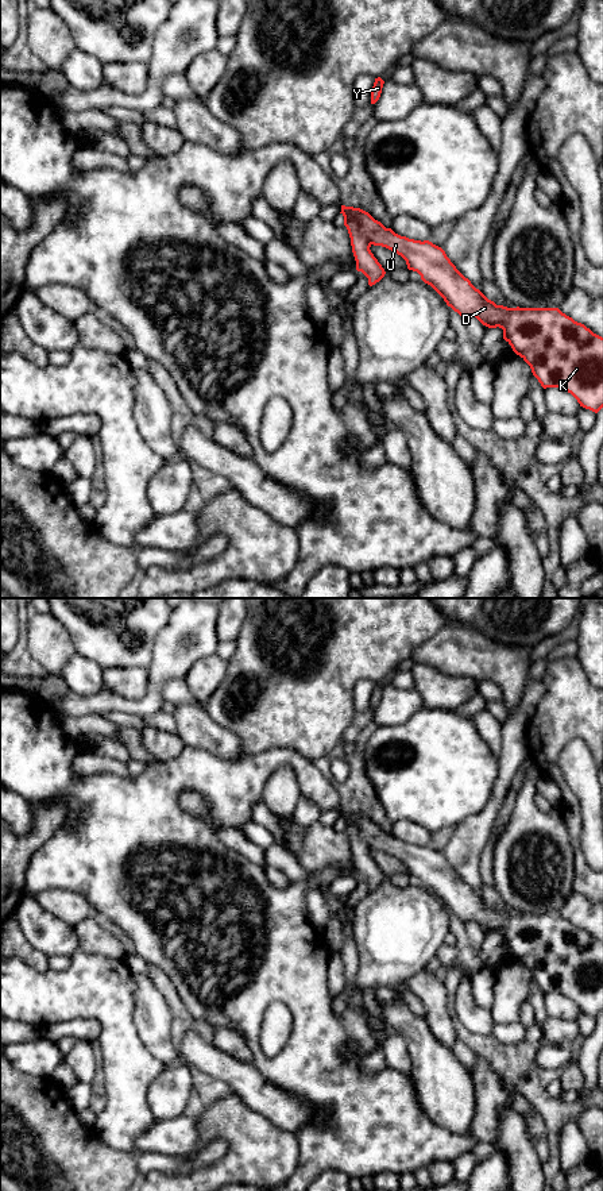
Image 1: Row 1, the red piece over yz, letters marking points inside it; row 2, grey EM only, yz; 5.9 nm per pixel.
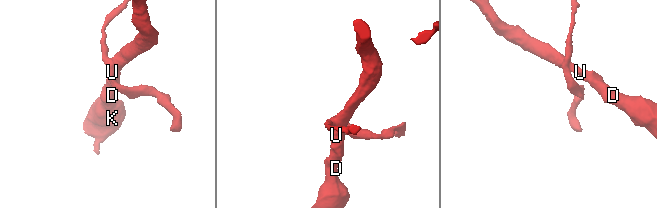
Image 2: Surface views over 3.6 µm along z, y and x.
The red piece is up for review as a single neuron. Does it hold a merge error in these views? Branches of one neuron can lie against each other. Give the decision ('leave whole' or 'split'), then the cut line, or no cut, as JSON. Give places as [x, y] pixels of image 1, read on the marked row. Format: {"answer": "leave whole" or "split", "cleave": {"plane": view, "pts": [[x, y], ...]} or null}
{"answer": "split", "cleave": {"plane": "yz", "pts": [[344, 220], [354, 219], [370, 245]]}}

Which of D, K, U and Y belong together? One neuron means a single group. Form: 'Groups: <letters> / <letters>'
Groups: D K U / Y

